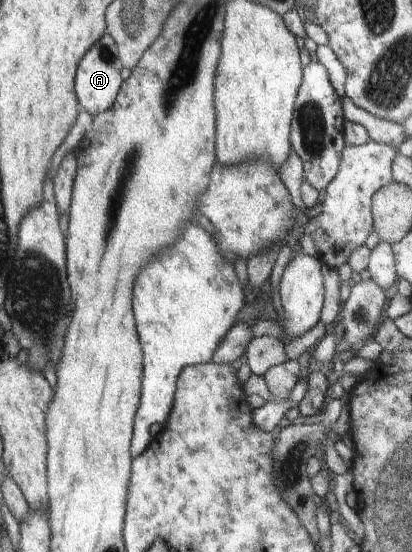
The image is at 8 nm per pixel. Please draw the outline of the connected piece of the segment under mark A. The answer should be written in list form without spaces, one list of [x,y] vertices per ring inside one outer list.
[[[106,33],[92,48],[88,49],[88,52],[84,54],[84,58],[78,64],[75,76],[75,93],[81,106],[80,110],[88,112],[93,117],[110,110],[114,102],[116,102],[118,92],[120,92],[122,86],[123,80],[120,76],[122,68],[116,43]]]

